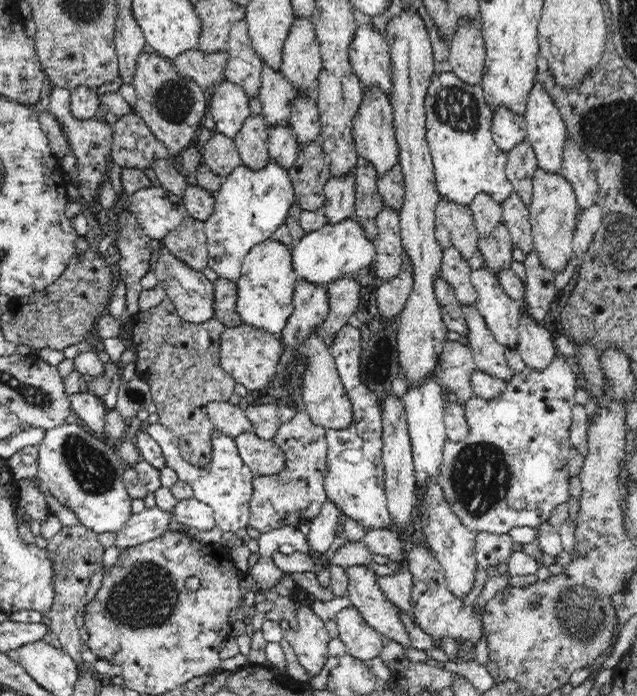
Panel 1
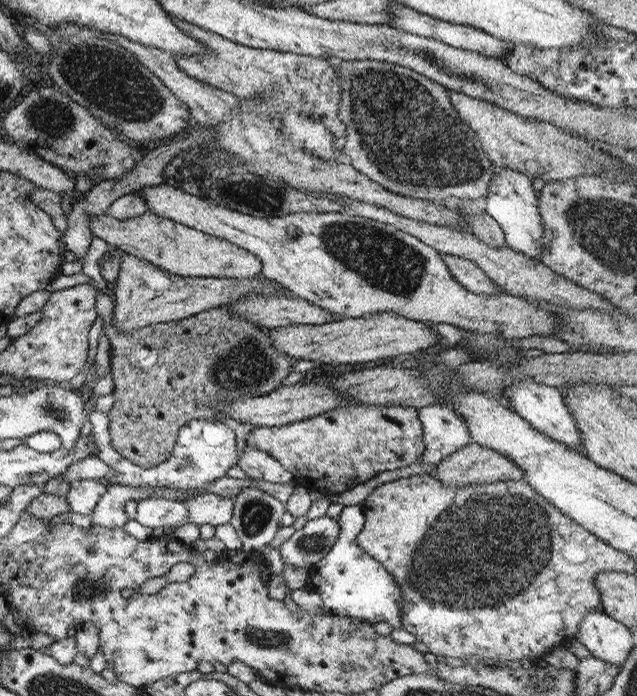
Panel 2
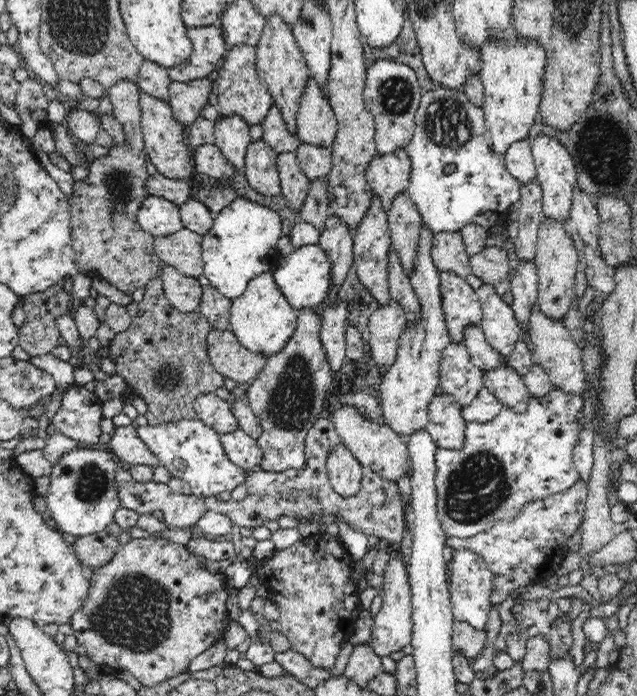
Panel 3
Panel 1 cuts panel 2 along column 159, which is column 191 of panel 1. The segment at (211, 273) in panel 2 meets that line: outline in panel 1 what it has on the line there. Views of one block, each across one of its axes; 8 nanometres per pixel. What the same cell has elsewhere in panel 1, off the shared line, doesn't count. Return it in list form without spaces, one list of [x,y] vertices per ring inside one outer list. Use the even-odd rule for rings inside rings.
[[[187,215],[176,229],[161,239],[180,260],[202,272],[207,267],[209,252],[203,222]]]

